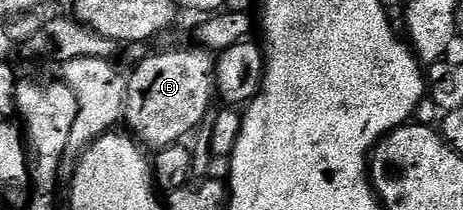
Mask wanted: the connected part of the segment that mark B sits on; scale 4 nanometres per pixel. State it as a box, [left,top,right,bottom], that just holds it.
[123,46,215,150]

